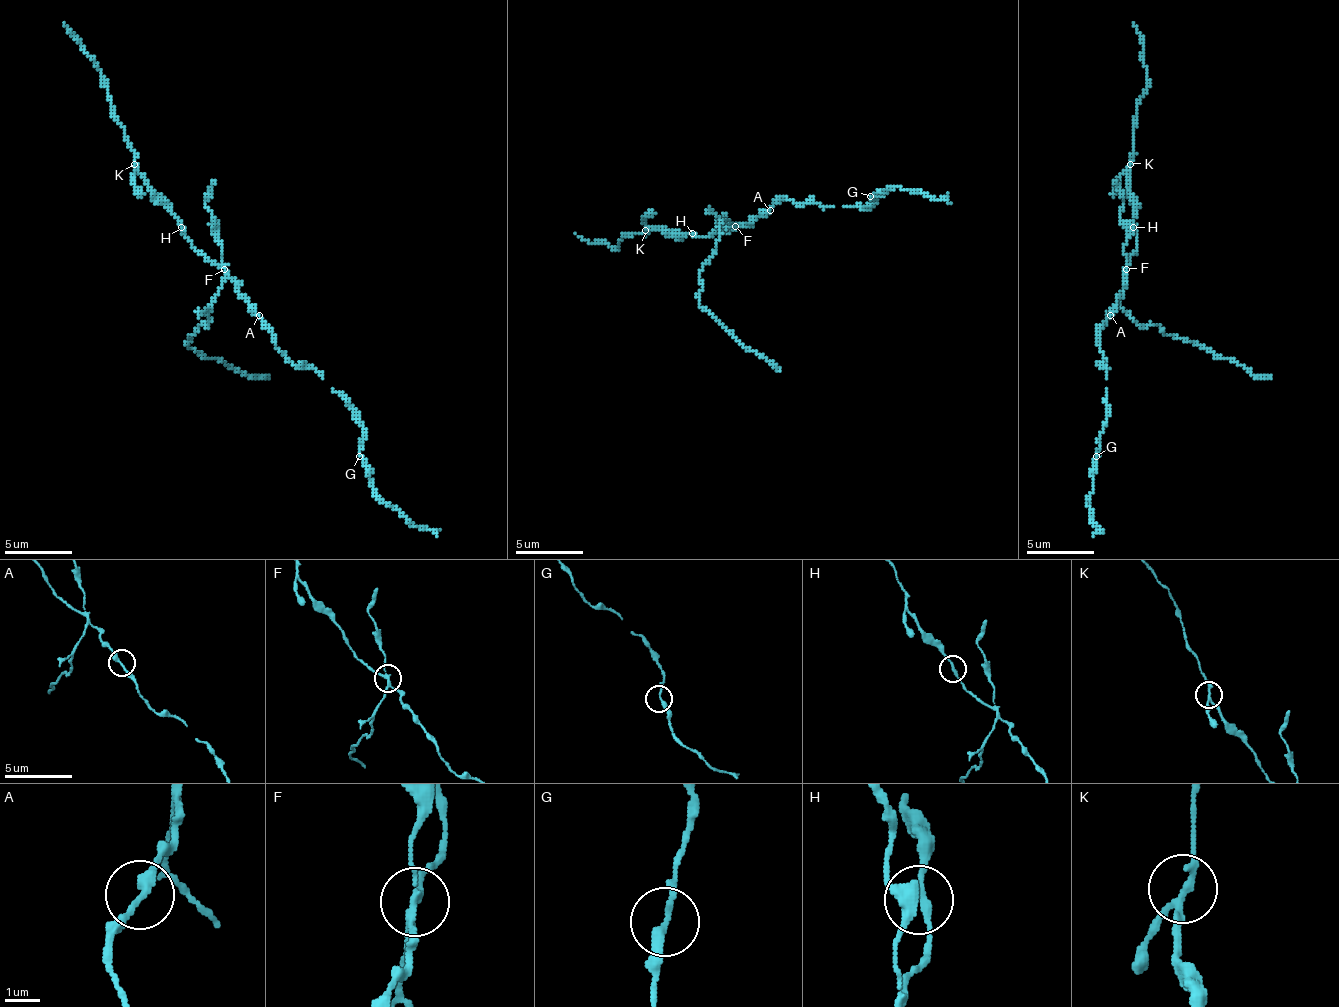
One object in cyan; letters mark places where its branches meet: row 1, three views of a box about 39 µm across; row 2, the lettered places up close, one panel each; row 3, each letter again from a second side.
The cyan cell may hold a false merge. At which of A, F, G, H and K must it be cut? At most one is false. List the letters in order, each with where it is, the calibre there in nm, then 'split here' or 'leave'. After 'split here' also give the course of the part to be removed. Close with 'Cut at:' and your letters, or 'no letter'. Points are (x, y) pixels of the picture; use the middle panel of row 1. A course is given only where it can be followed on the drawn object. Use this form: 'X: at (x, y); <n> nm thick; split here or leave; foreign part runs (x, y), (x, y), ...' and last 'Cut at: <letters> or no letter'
A: at (770, 210); 240 nm thick; leave
F: at (735, 226); 180 nm thick; split here; foreign part runs (736, 227), (729, 220), (719, 227), (716, 253), (699, 274), (699, 304), (780, 371)
G: at (870, 196); 220 nm thick; leave
H: at (692, 233); 200 nm thick; leave
K: at (645, 230); 180 nm thick; leave
Cut at: F

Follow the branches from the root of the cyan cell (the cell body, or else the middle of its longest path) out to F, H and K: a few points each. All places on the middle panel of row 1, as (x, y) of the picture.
F: (750, 223), (736, 227)
H: (750, 223), (716, 227), (706, 237), (692, 233)
K: (750, 223), (716, 227), (706, 237), (645, 230)

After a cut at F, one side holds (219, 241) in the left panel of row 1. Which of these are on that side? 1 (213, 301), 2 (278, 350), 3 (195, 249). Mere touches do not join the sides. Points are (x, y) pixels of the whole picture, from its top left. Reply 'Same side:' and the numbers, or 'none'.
Same side: 1

